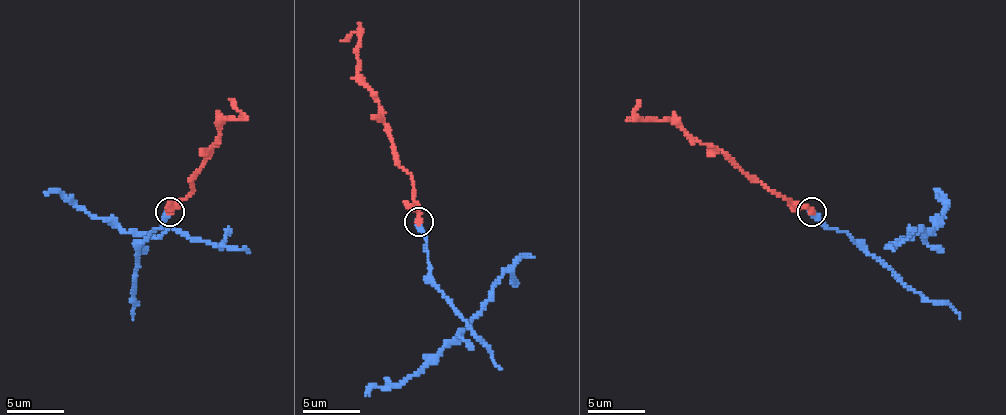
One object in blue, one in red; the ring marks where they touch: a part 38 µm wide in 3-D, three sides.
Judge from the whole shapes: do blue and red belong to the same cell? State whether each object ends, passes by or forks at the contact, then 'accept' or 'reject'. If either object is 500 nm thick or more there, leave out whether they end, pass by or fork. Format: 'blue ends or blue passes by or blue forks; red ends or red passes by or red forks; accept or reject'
blue ends; red ends; reject

